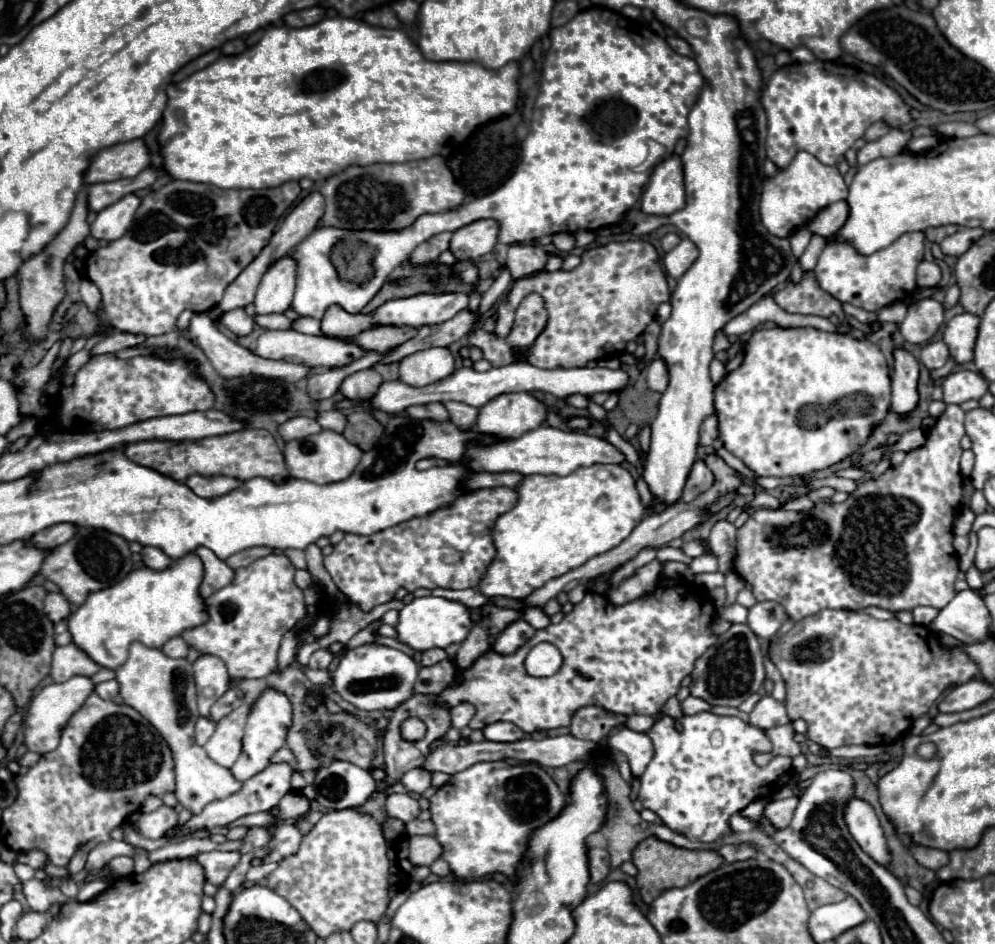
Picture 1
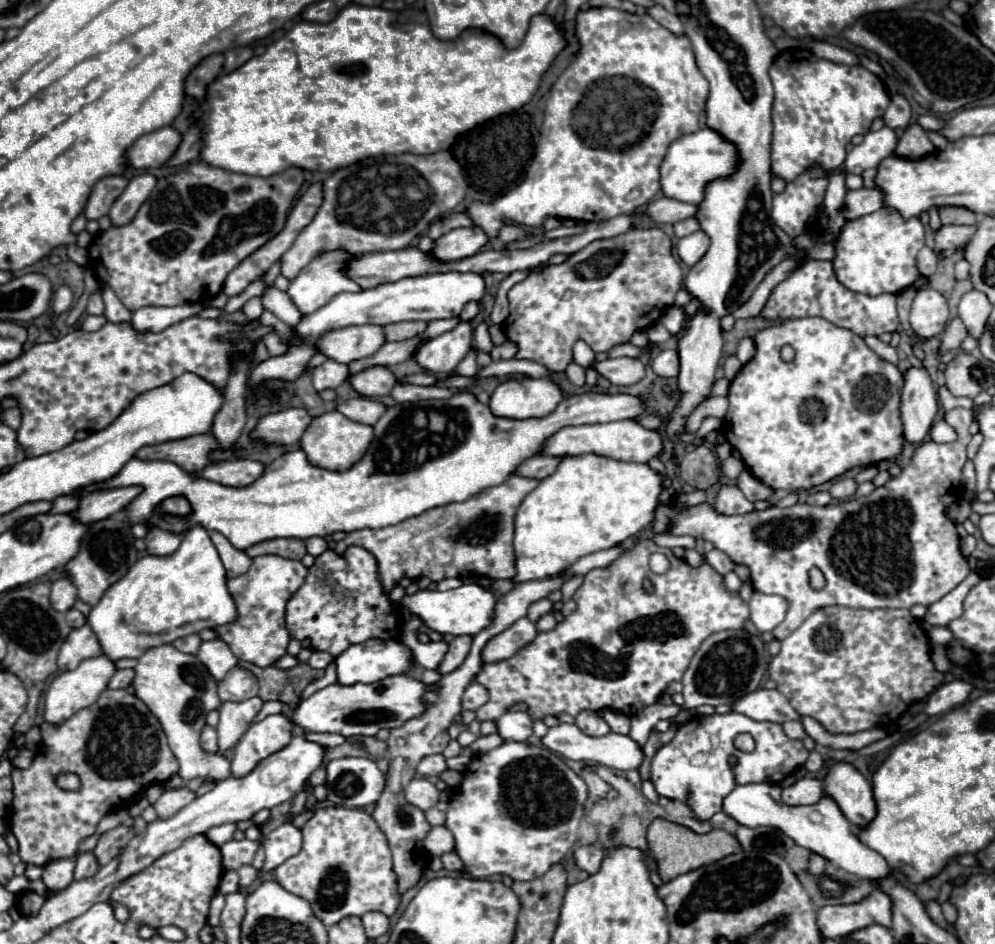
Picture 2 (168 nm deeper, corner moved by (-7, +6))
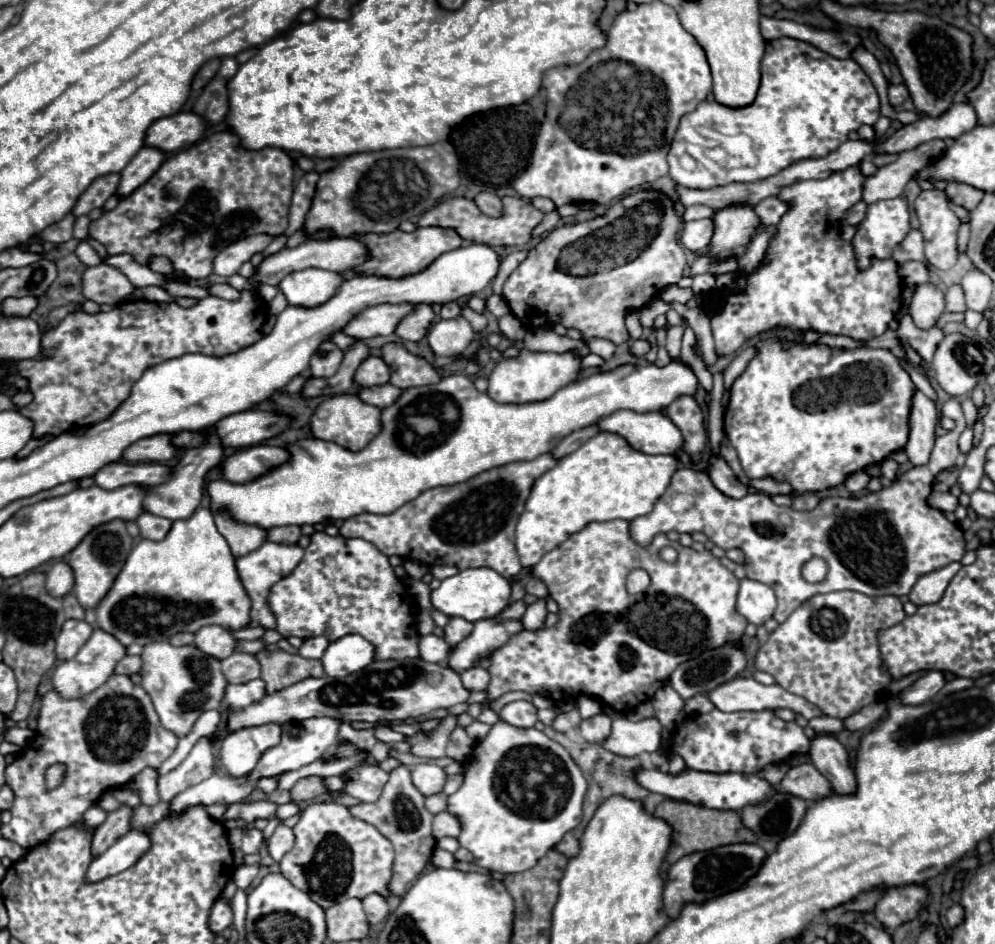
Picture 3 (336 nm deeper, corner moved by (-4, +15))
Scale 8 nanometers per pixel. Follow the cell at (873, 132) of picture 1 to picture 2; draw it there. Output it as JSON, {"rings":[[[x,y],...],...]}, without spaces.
{"rings":[[[895,94],[891,98],[891,104],[889,104],[883,120],[885,120],[885,124],[889,128],[905,128],[909,124],[909,120],[911,120],[911,106],[909,106],[909,102],[901,94]]]}

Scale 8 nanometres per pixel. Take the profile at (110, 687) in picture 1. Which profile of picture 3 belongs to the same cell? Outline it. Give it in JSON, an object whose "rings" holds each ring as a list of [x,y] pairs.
{"rings":[[[126,655],[114,669],[114,673],[120,673],[120,675],[132,675],[132,673],[138,673],[140,671],[140,657],[132,657],[132,655]]]}

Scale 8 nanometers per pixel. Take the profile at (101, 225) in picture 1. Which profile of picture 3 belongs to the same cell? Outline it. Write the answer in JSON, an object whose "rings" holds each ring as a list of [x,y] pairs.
{"rings":[[[142,147],[136,153],[136,157],[122,169],[120,185],[118,185],[116,195],[120,199],[128,197],[134,189],[144,185],[152,177],[152,173],[160,167],[162,161],[164,161],[164,153],[162,151],[152,149],[152,147]]]}

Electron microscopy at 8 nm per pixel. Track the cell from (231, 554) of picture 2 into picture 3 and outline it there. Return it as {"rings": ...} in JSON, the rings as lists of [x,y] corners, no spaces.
{"rings":[[[216,513],[214,515],[214,523],[218,533],[228,541],[232,555],[244,557],[250,551],[258,549],[264,541],[266,541],[266,531],[256,527],[256,525],[244,525],[234,521],[228,513]]]}

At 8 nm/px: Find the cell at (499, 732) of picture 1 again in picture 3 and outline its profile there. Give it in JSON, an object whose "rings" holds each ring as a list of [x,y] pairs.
{"rings":[[[512,701],[504,705],[498,715],[504,723],[510,723],[514,727],[534,727],[534,723],[538,721],[536,707],[528,701]]]}

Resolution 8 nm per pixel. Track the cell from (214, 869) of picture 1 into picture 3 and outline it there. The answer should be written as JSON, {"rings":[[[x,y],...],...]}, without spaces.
{"rings":[[[248,829],[246,833],[244,833],[244,839],[242,839],[242,851],[244,853],[258,853],[260,849],[262,849],[262,841],[264,841],[264,837],[262,837],[262,831],[258,831],[258,829]]]}

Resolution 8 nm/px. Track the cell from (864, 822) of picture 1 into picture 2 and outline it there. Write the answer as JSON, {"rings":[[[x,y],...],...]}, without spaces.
{"rings":[[[833,762],[823,778],[825,794],[831,796],[845,818],[855,826],[865,826],[875,818],[871,784],[847,762]]]}

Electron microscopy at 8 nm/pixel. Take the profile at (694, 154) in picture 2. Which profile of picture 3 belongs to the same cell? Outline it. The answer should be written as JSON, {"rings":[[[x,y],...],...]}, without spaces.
{"rings":[[[774,39],[766,43],[766,53],[762,57],[760,91],[756,101],[748,109],[728,109],[724,105],[716,105],[716,101],[702,101],[696,111],[680,119],[678,131],[668,151],[670,177],[674,179],[674,183],[690,189],[712,189],[716,185],[728,185],[734,181],[764,181],[796,161],[826,157],[848,139],[850,131],[856,131],[860,125],[874,125],[878,117],[880,99],[876,87],[856,61],[836,59],[820,51],[818,47],[798,39]]]}

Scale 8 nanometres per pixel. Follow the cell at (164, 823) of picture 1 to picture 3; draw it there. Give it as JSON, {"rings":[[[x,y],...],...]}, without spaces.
{"rings":[[[200,737],[198,743],[192,747],[190,755],[174,771],[158,779],[160,799],[170,801],[172,797],[176,797],[176,793],[182,793],[184,789],[208,779],[214,773],[212,763],[214,763],[212,743],[208,741],[208,737]]]}

